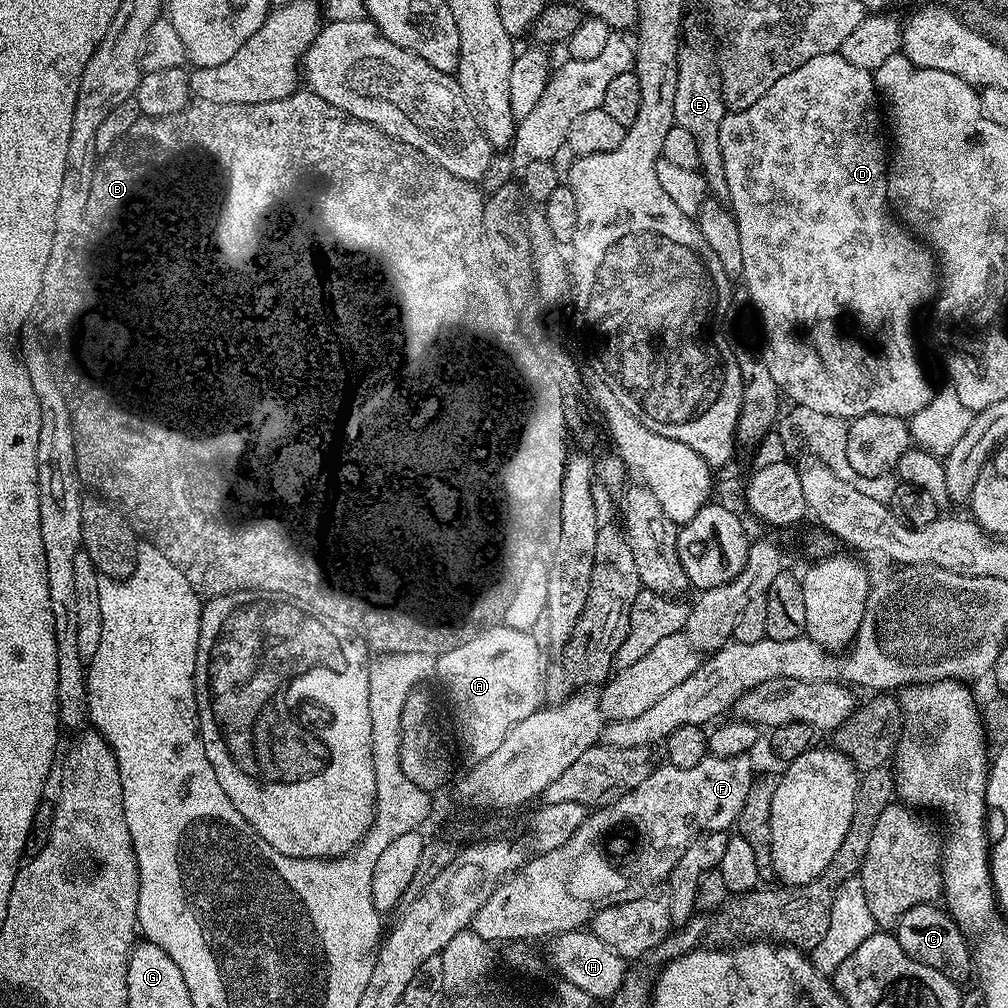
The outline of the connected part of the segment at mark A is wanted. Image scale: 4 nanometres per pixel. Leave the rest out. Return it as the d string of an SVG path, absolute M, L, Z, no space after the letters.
M497 626L436 657L436 676L452 699L460 736L473 761L493 754L518 722L541 707L546 664L540 661L540 644L534 637L532 632Z

